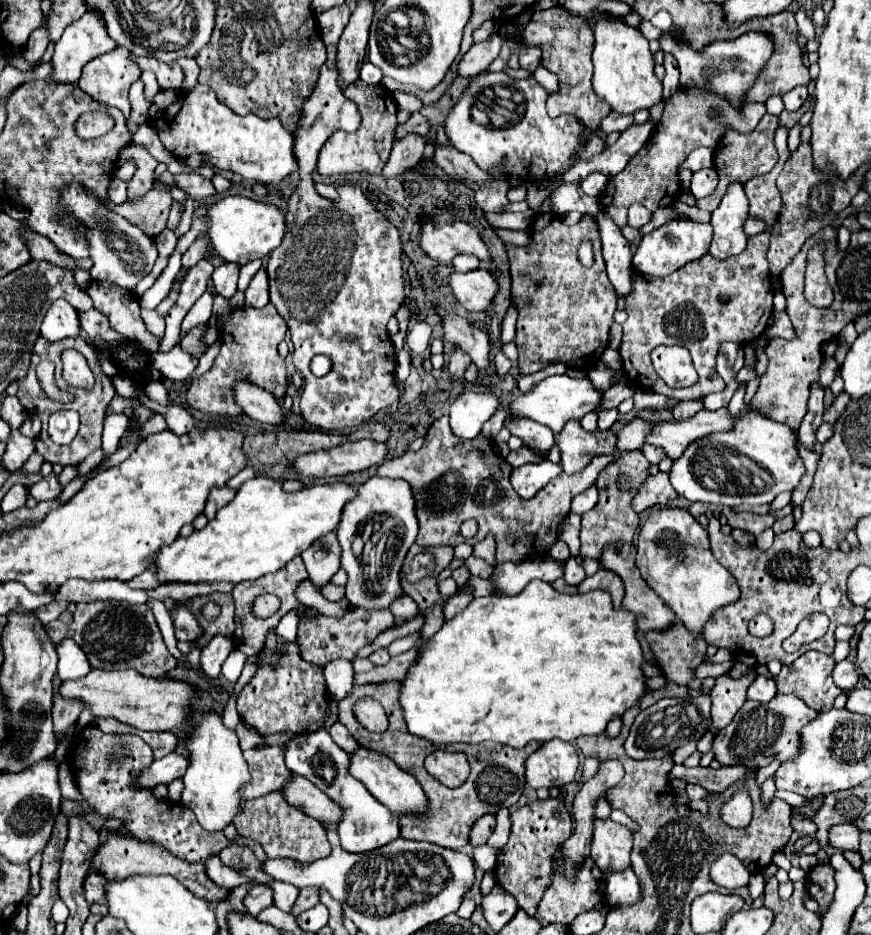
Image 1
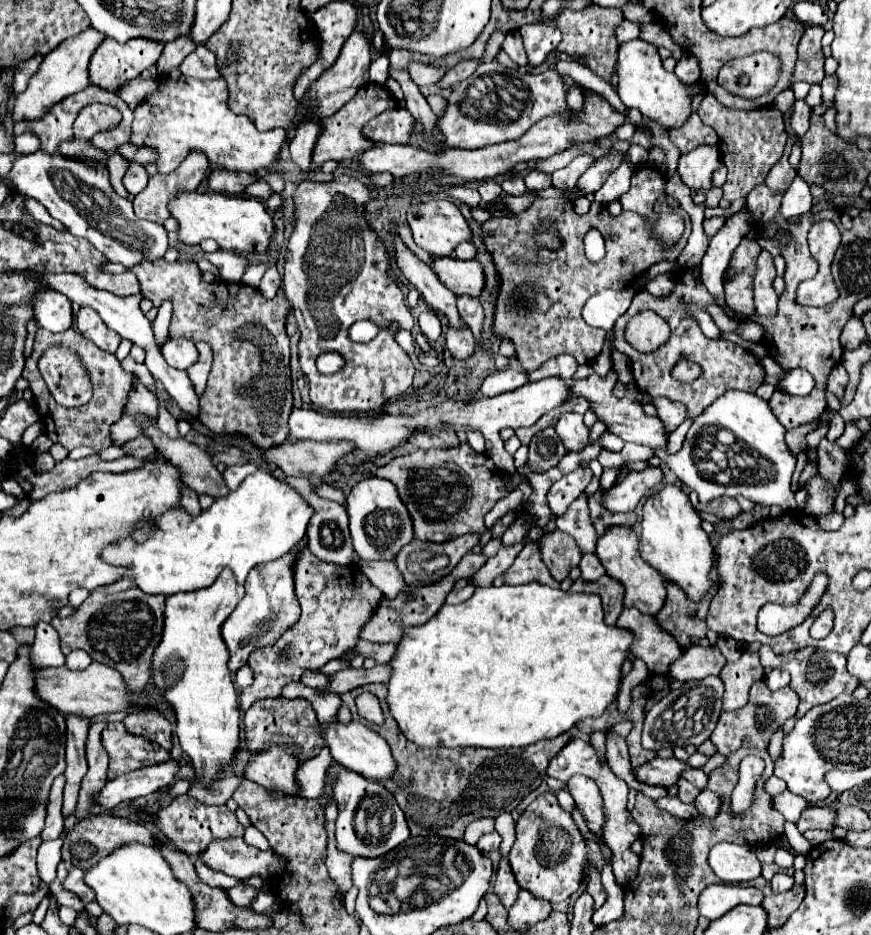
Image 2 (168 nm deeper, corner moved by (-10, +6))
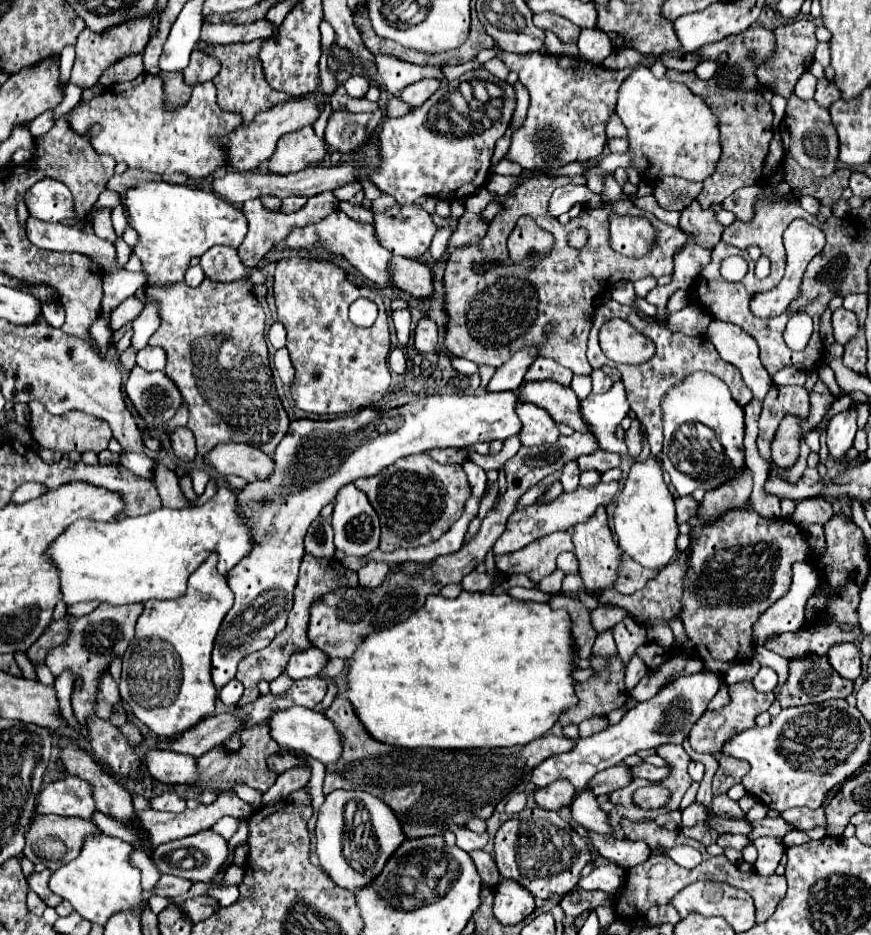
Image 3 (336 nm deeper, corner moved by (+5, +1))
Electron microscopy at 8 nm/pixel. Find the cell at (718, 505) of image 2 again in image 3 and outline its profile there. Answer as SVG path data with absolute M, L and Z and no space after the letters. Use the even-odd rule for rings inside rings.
M678 496L676 498L676 516L678 516L678 522L686 522L686 518L694 516L700 508L700 502L696 502L692 496Z

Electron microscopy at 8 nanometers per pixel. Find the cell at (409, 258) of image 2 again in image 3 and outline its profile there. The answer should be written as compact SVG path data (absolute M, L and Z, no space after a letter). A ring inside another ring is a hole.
M336 210L318 224L310 224L310 226L304 226L304 228L294 228L282 242L276 244L276 248L278 250L284 250L284 248L312 250L316 244L324 244L332 254L342 254L368 280L372 280L372 282L376 282L384 288L396 290L394 286L388 286L388 262L392 262L392 256L388 254L388 250L384 250L384 246L380 246L380 242L376 242L376 234L372 230L372 224L362 224L358 220L352 220L344 212Z

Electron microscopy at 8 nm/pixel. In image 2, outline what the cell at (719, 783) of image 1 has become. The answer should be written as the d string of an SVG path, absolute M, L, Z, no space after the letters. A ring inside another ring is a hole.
M651 759L647 763L643 763L643 767L637 767L633 769L635 777L641 781L641 783L647 783L647 785L661 785L661 787L671 787L677 783L681 771L689 769L687 763L679 761L679 759Z

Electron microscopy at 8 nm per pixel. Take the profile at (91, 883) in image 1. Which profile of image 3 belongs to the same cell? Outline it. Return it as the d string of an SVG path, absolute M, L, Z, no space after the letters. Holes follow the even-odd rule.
M44 870L44 872L40 872L40 874L32 874L30 878L28 878L28 884L30 884L30 888L48 904L48 906L58 906L60 902L62 902L62 898L56 898L56 894L52 894L52 890L48 890L48 878L52 876L52 872L50 870Z

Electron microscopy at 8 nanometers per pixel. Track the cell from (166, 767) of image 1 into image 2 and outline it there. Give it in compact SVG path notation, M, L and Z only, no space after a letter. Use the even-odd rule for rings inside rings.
M167 761L159 765L151 765L147 769L137 769L127 775L107 779L99 795L95 797L95 803L103 809L113 809L115 805L123 801L131 801L135 797L143 797L149 793L159 791L161 787L169 785L175 779L175 773L179 771L177 761Z

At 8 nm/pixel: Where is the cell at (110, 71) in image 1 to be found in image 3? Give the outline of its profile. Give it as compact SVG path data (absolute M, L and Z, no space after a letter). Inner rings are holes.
M152 16L140 18L140 20L130 20L126 24L114 26L112 30L106 30L104 34L94 34L92 30L86 28L78 36L78 42L76 42L76 62L72 68L70 82L80 88L96 86L96 82L100 80L100 74L104 74L104 70L108 66L112 66L112 62L120 62L118 58L126 58L128 54L142 54L150 40L150 32L152 32Z

